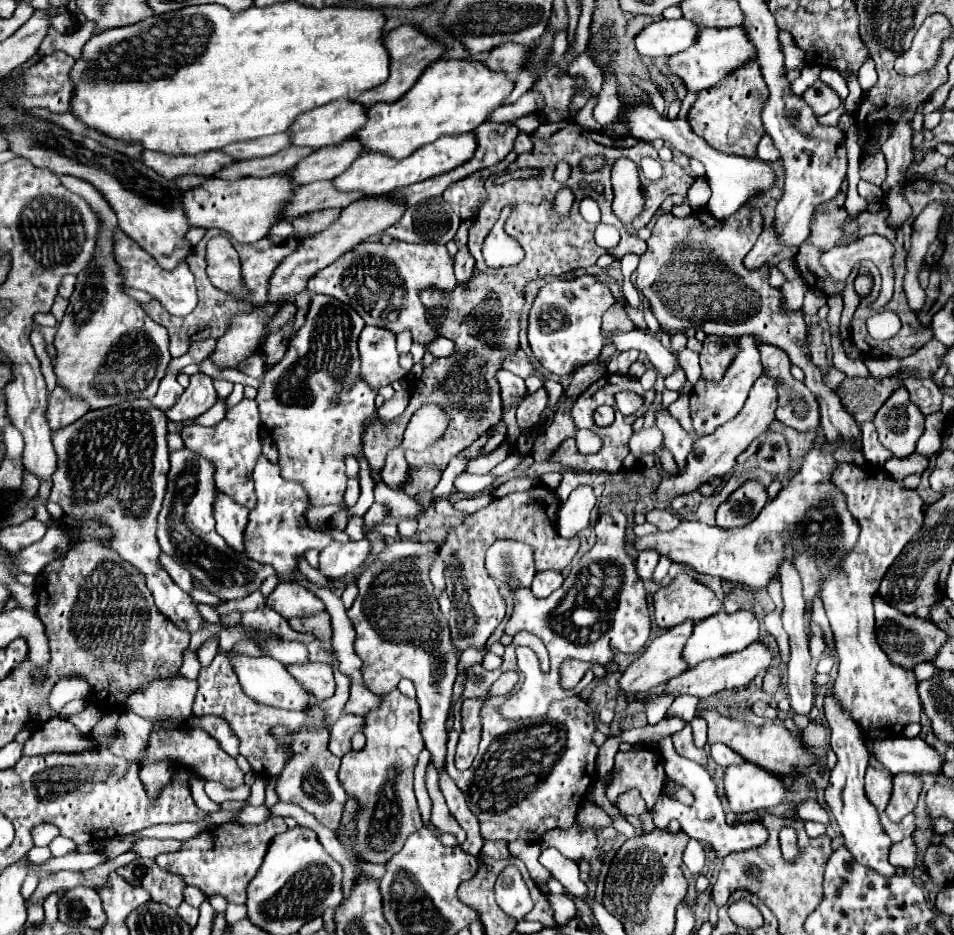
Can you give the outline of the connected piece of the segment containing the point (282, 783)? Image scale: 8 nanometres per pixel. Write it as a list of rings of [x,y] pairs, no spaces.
[[[308,711],[308,715],[312,723],[308,723],[308,727],[302,727],[300,733],[296,733],[290,739],[294,757],[280,773],[276,783],[276,793],[280,801],[300,805],[304,811],[312,813],[324,827],[336,831],[340,827],[340,819],[344,815],[344,803],[348,799],[342,783],[338,781],[340,759],[328,751],[328,731],[322,727],[322,715],[312,711]]]

